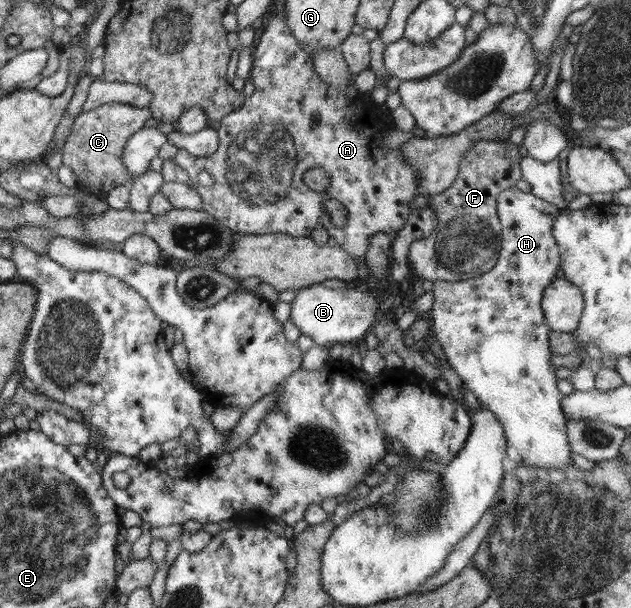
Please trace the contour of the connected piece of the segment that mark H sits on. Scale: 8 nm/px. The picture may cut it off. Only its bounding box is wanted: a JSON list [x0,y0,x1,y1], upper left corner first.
[431,186,574,469]

